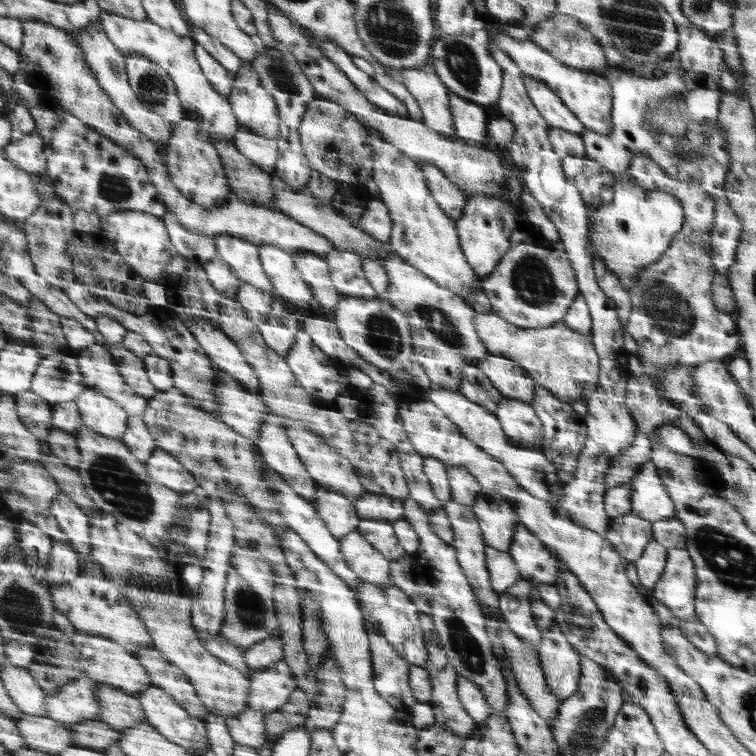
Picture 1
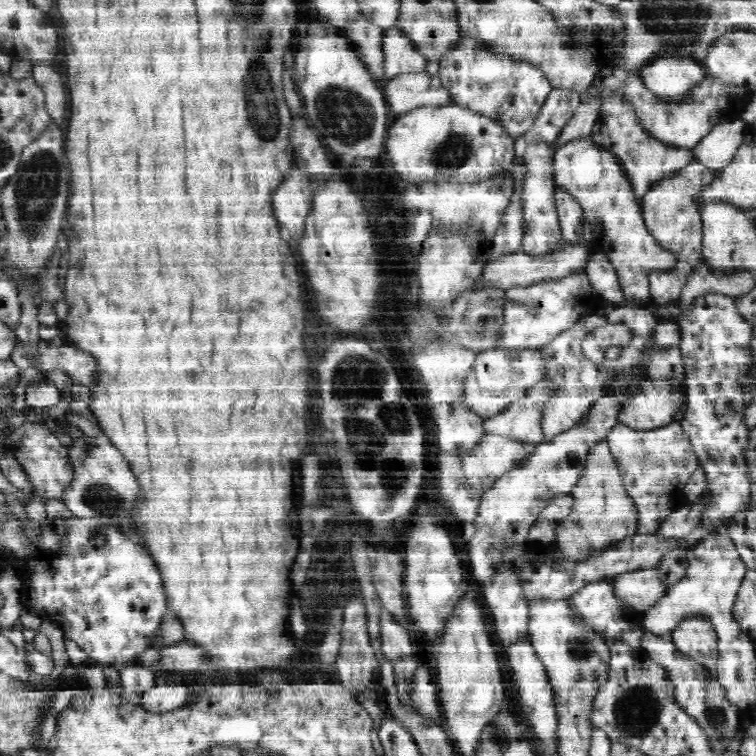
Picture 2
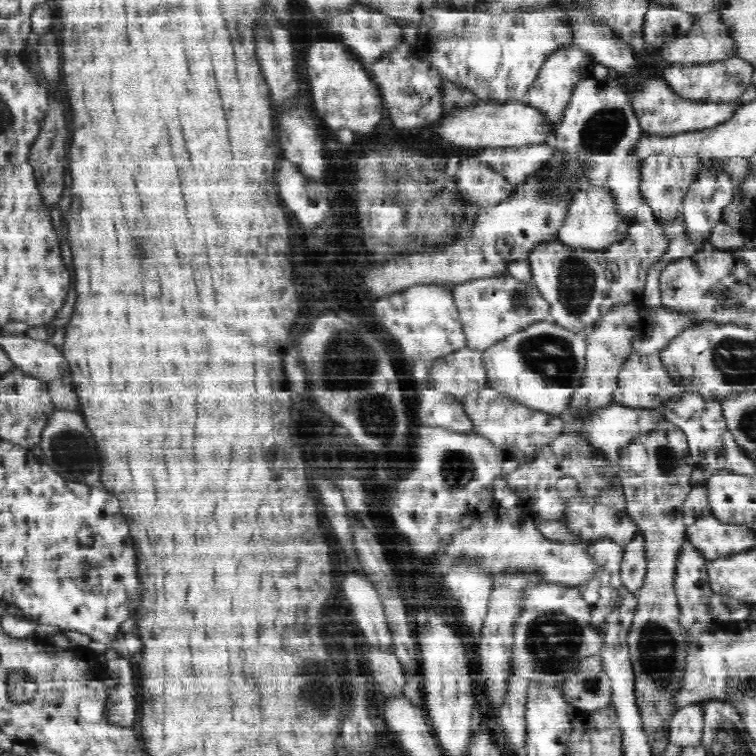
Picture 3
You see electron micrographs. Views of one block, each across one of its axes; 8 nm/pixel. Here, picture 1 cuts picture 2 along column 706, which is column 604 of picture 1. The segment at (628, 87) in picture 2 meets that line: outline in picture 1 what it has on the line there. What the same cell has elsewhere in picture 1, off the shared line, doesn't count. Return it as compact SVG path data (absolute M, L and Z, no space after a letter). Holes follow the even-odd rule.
M486 28L492 41L496 43L498 49L502 49L516 66L526 76L538 78L540 82L547 84L548 89L552 90L562 102L580 119L582 124L600 134L608 134L612 130L611 110L614 106L614 94L611 92L611 84L603 74L584 71L572 68L570 65L562 64L552 57L550 53L544 52L534 41L514 40L510 38L504 28Z

